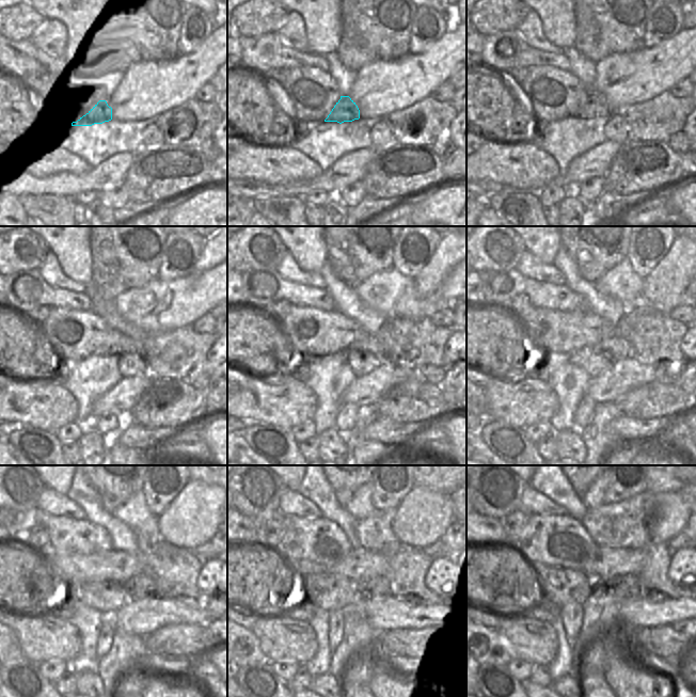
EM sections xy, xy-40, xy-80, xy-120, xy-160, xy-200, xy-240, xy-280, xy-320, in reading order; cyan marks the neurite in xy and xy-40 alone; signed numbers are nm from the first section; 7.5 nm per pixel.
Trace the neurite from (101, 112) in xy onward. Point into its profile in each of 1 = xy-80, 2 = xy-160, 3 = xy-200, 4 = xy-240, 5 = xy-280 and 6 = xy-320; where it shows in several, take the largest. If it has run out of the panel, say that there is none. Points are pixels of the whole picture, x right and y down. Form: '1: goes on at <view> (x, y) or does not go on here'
1: goes on at xy-80 (596, 106)
2: goes on at xy-160 (366, 343)
3: goes on at xy-200 (615, 348)
4: goes on at xy-240 (140, 586)
5: goes on at xy-280 (379, 586)
6: goes on at xy-320 (626, 587)

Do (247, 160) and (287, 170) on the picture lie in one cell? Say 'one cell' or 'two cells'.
one cell

